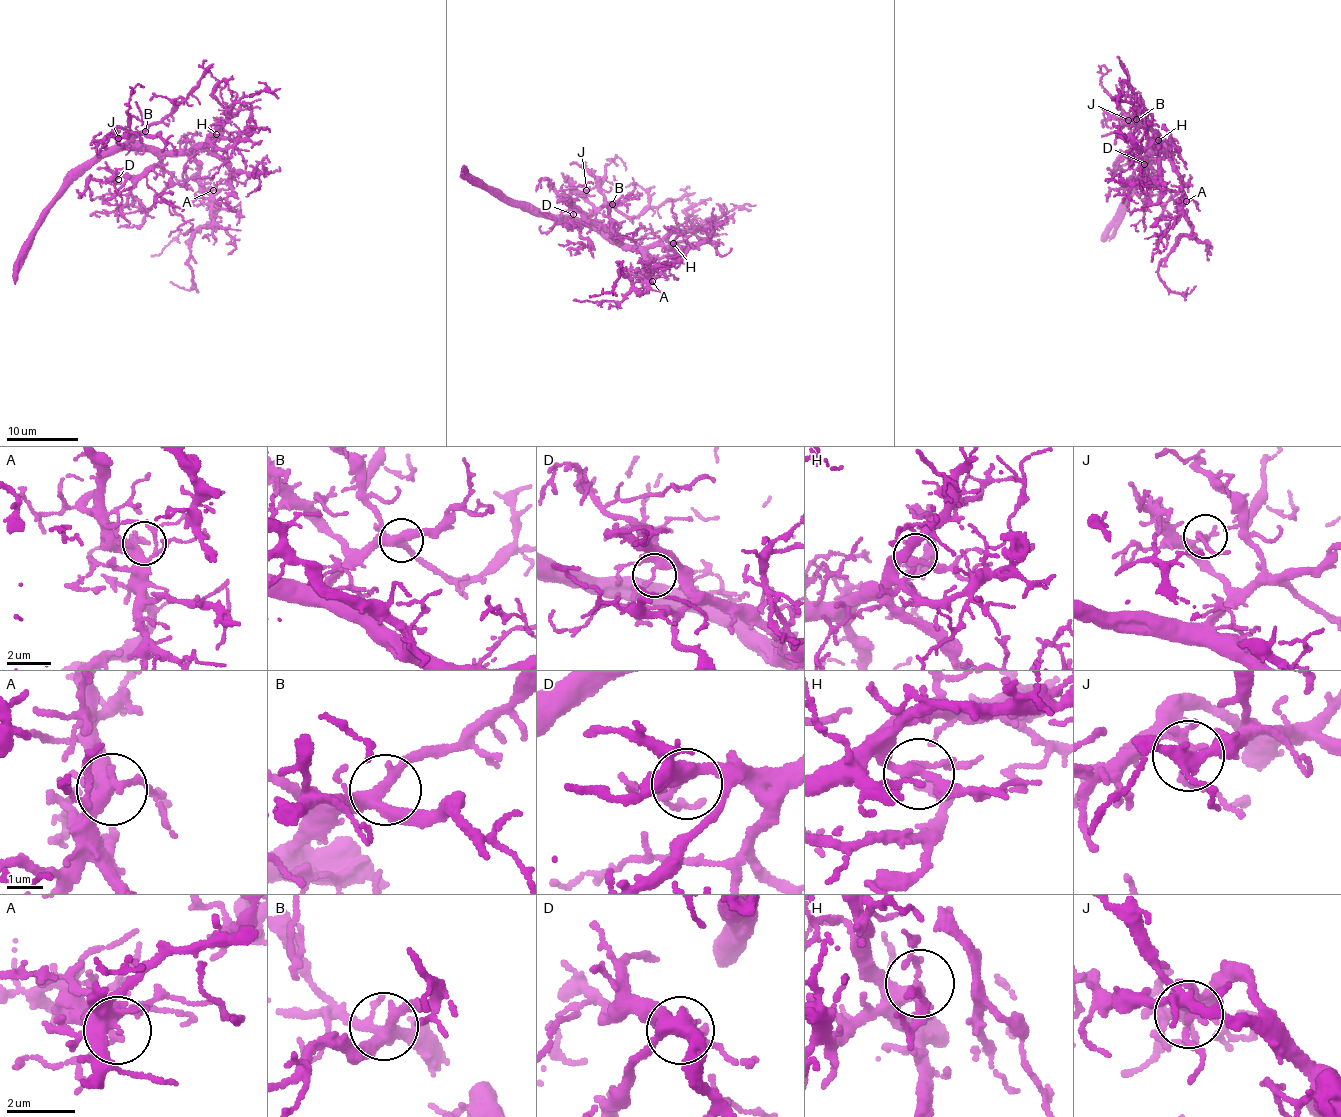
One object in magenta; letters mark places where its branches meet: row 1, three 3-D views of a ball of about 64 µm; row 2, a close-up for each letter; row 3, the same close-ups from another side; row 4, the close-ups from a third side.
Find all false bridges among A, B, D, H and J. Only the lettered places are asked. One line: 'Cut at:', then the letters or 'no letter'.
Cut at: no letter

